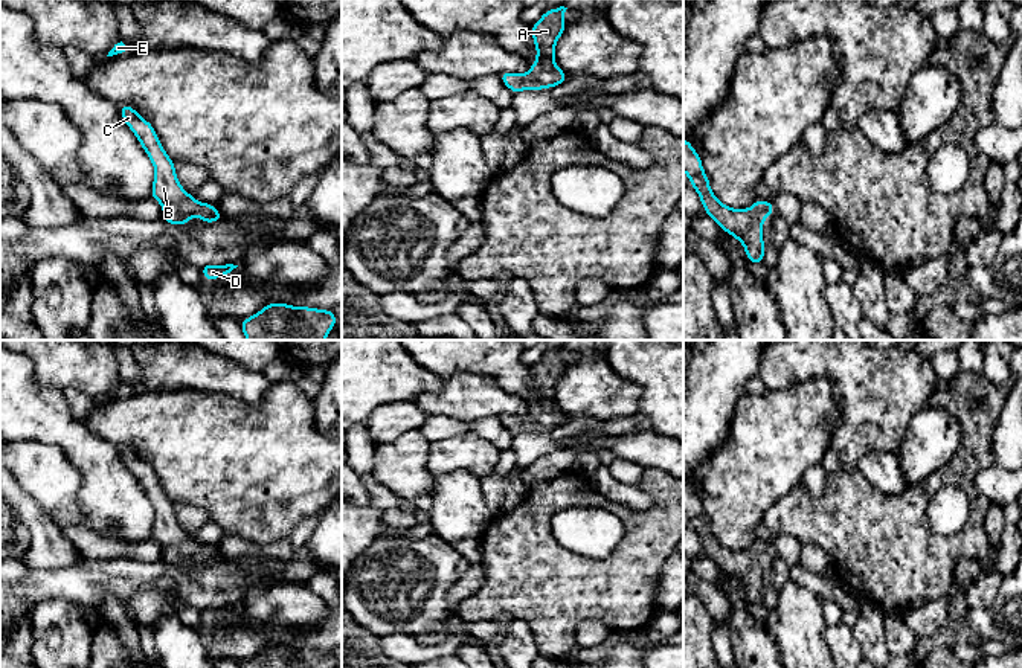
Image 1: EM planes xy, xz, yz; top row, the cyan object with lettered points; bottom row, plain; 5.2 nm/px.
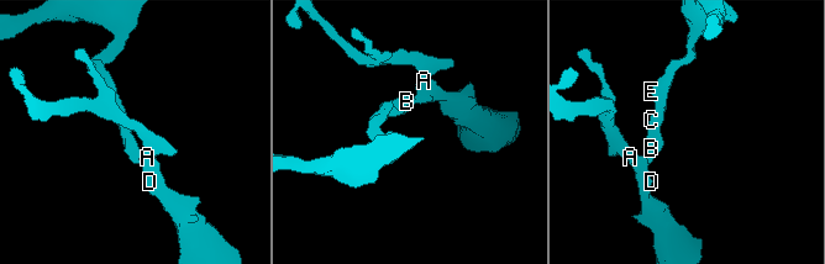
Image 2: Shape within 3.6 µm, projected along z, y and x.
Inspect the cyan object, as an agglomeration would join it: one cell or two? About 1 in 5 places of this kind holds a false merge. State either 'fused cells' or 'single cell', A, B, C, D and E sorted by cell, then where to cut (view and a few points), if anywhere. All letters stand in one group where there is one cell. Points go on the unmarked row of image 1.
single cell | A B C D E | no cut

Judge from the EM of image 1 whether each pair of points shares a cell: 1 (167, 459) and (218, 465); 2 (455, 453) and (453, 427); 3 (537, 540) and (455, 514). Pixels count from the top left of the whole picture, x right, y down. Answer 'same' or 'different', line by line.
1: same
2: different
3: different

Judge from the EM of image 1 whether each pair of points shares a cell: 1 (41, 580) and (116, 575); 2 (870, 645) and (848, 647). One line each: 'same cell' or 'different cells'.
1: same cell
2: different cells

